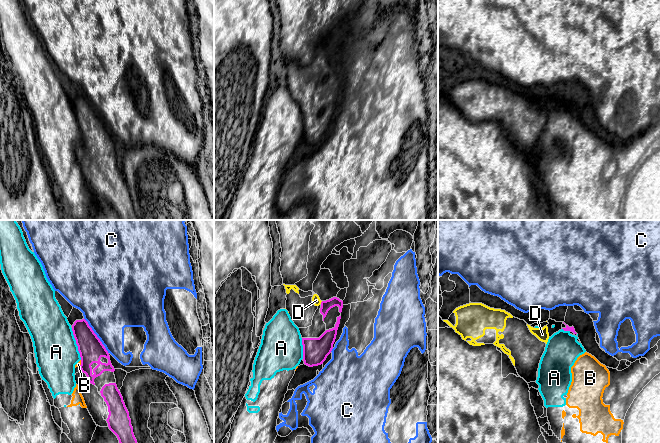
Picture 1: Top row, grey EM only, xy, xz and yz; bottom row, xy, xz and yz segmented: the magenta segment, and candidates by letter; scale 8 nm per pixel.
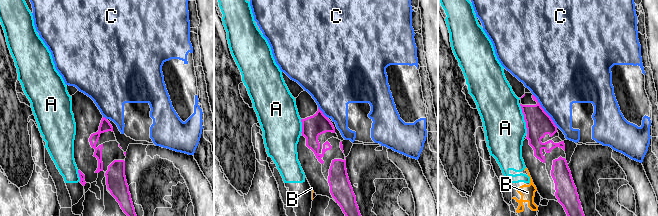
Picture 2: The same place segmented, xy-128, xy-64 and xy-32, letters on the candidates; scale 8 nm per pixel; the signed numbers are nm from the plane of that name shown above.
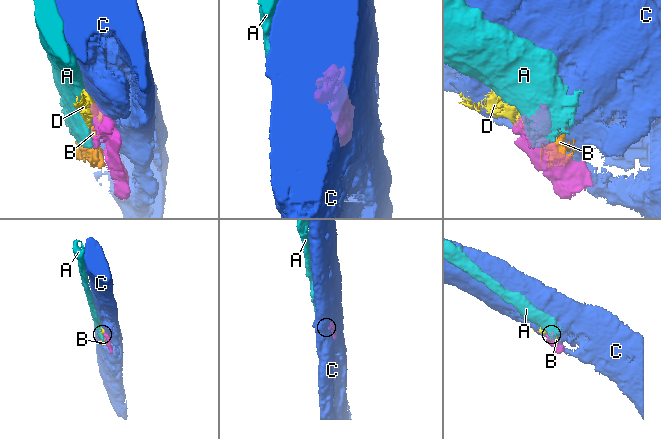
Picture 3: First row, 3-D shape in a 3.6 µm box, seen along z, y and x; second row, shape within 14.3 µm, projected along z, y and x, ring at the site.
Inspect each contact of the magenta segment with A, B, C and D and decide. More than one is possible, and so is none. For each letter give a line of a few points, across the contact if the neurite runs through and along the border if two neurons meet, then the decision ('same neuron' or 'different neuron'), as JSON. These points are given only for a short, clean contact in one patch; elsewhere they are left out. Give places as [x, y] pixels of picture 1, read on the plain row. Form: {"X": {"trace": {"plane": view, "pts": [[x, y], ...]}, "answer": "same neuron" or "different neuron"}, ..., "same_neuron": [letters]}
{"A": {"answer": "different neuron"}, "B": {"trace": {"plane": "xy", "pts": [[81, 136], [79, 142]]}, "answer": "different neuron"}, "C": {"trace": {"plane": "xy", "pts": [[84, 94], [104, 121]]}, "answer": "different neuron"}, "D": {"answer": "same neuron"}, "same_neuron": ["D"]}

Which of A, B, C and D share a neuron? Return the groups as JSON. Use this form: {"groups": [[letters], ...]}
{"groups": [["A", "B"], ["C"], ["D"]]}

